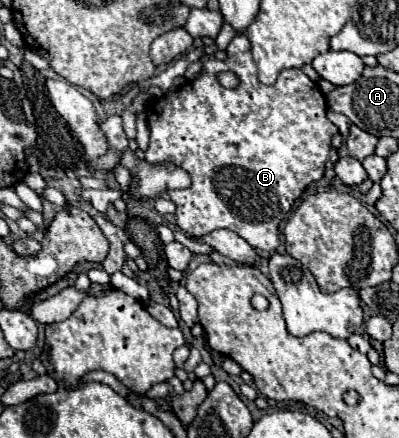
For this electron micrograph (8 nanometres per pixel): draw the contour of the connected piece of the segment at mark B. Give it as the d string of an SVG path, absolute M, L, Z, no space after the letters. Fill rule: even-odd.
M236 34L232 38L232 42L228 44L226 48L226 58L224 60L216 60L216 58L208 58L204 62L204 72L190 82L190 88L188 90L188 82L174 90L172 94L168 96L162 96L162 98L156 98L154 102L148 104L148 126L150 126L150 144L148 144L148 150L146 150L146 160L156 164L156 162L172 162L180 168L184 168L186 172L190 172L192 176L192 186L186 188L186 190L174 190L174 192L168 192L168 196L176 202L176 224L182 232L190 234L190 236L204 236L212 230L218 230L218 228L228 228L232 232L236 232L238 236L242 236L252 248L258 248L258 250L276 250L280 246L280 222L288 216L288 212L292 210L292 204L300 198L300 194L312 184L312 182L318 182L320 178L324 176L326 160L329 160L329 152L331 149L332 136L338 132L338 128L328 120L326 116L326 98L320 94L320 88L300 70L300 68L288 68L288 70L282 70L276 84L274 86L264 86L260 84L258 76L256 76L256 62L254 58L250 56L250 40L246 38L246 34ZM220 72L234 72L240 80L240 84L234 88L234 90L228 90L224 86L220 86L218 82L218 74Z

